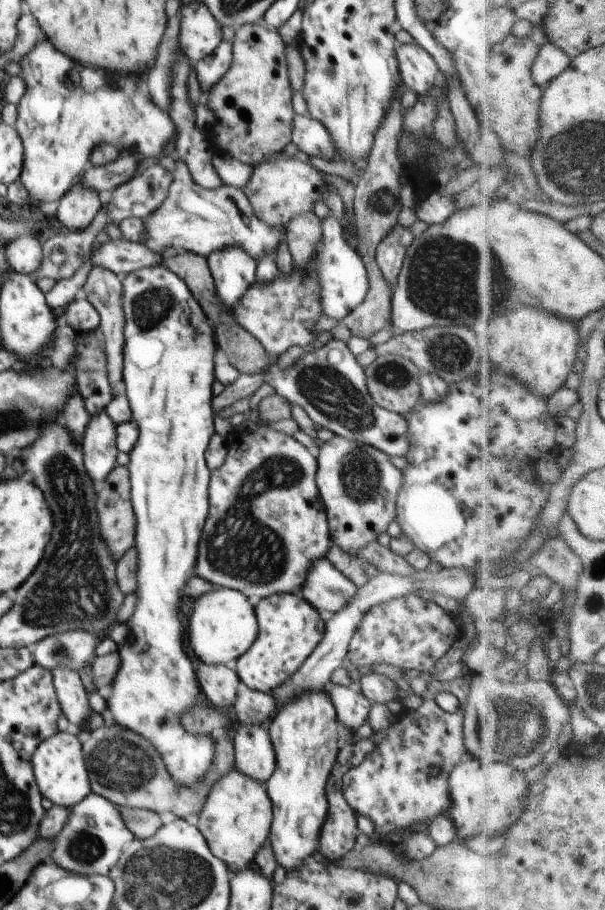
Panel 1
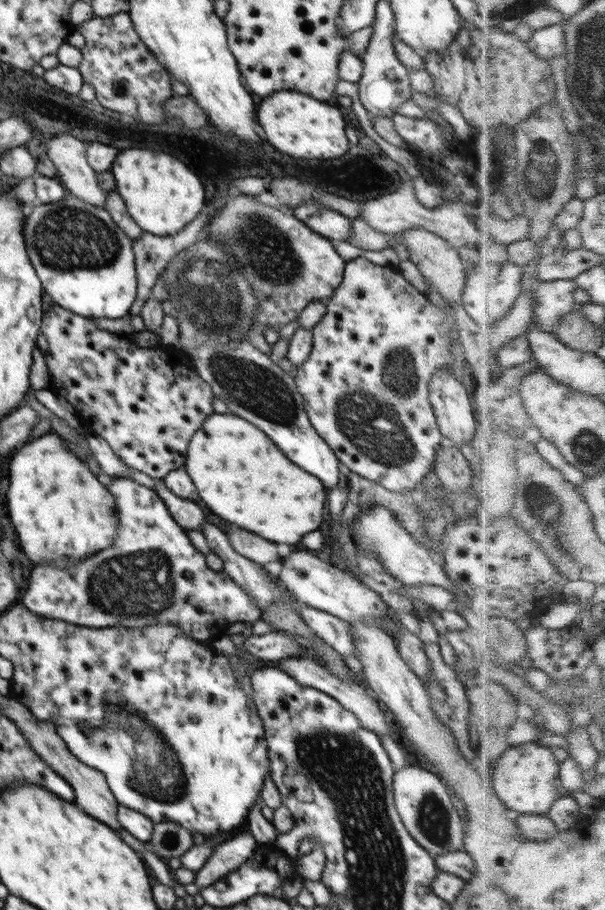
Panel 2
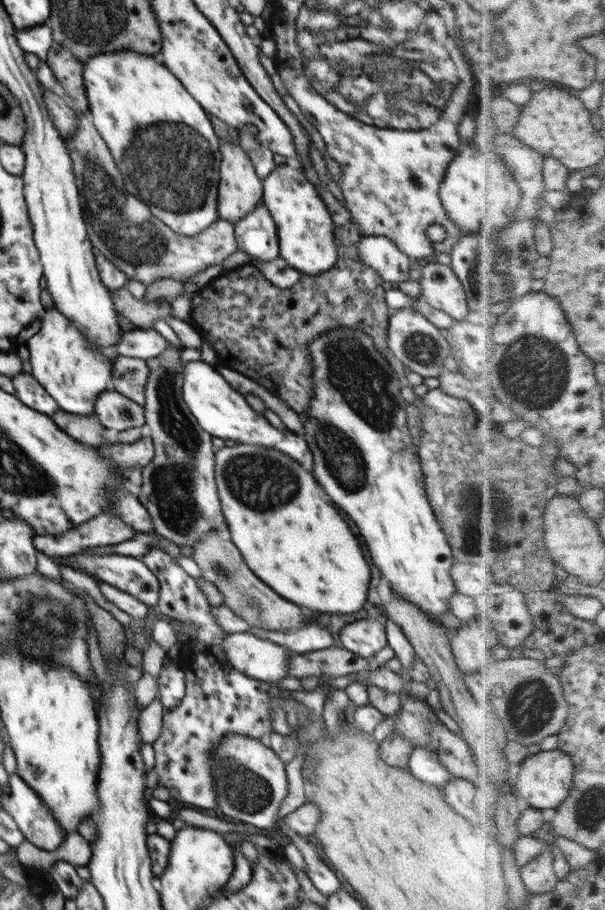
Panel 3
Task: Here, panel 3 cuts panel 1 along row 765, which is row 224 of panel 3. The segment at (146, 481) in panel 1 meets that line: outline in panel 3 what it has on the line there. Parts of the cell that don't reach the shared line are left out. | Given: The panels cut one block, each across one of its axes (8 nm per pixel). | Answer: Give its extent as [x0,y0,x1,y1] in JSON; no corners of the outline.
[82,50,222,236]

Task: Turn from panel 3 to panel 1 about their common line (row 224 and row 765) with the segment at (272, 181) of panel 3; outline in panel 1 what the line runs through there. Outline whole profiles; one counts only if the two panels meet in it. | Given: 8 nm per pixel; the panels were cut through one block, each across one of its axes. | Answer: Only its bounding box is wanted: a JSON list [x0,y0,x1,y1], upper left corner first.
[264,691,339,871]

